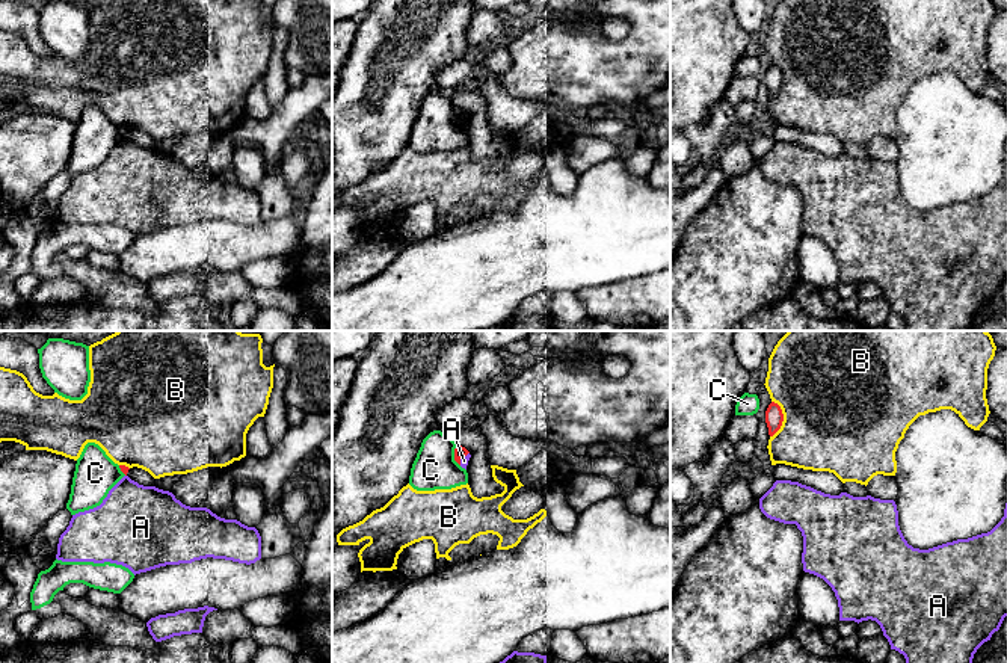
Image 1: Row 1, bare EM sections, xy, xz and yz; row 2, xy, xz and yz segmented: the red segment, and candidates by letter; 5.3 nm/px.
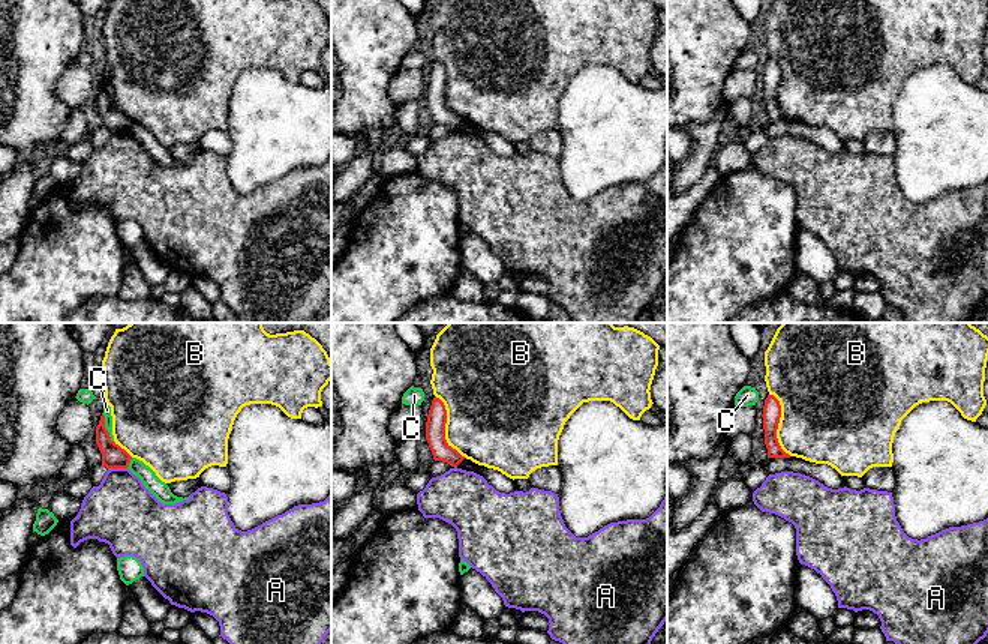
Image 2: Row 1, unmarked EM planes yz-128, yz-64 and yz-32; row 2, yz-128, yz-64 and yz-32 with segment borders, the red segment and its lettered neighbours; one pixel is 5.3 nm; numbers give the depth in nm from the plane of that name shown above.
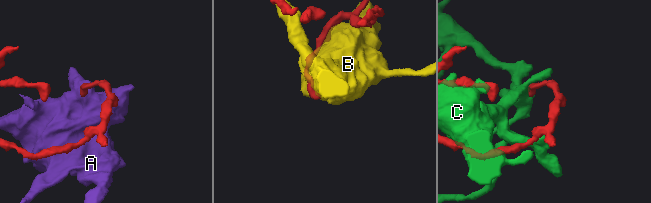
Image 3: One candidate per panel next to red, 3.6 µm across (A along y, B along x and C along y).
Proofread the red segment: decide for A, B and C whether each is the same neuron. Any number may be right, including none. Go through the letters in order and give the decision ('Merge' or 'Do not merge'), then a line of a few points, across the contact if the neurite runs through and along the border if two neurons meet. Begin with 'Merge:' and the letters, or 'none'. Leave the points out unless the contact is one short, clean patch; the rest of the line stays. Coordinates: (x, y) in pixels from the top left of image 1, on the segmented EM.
Merge: none
A: Do not merge. Line: xz (468, 452), (461, 458), (459, 464)
B: Do not merge
C: Do not merge

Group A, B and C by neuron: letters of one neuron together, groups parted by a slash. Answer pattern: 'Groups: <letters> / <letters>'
Groups: A / B / C

